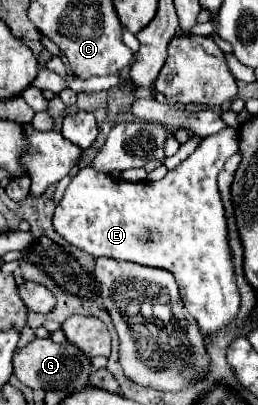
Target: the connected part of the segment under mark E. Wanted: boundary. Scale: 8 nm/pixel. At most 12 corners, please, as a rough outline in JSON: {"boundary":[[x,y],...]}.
{"boundary":[[229,128],[157,182],[81,168],[69,244],[171,270],[207,338],[237,318]]}

